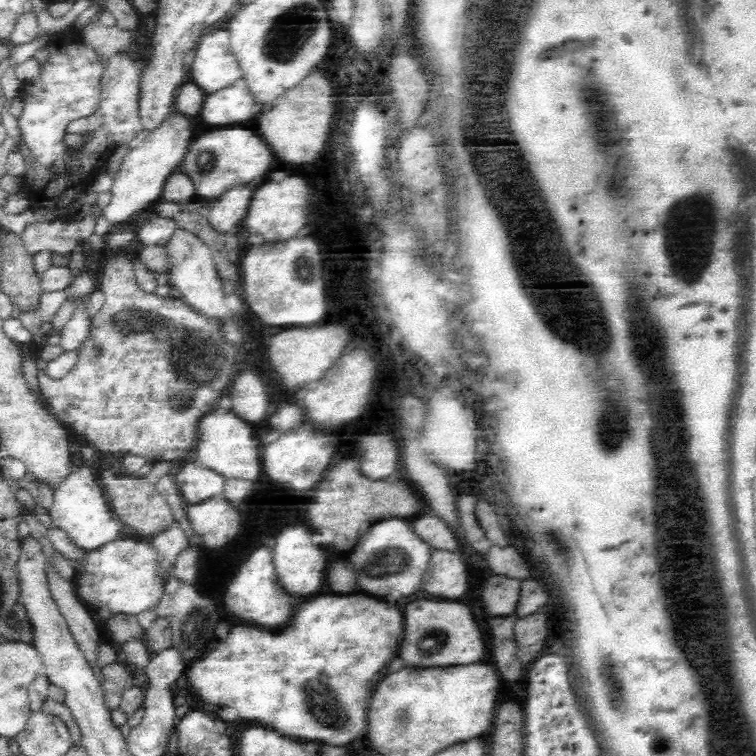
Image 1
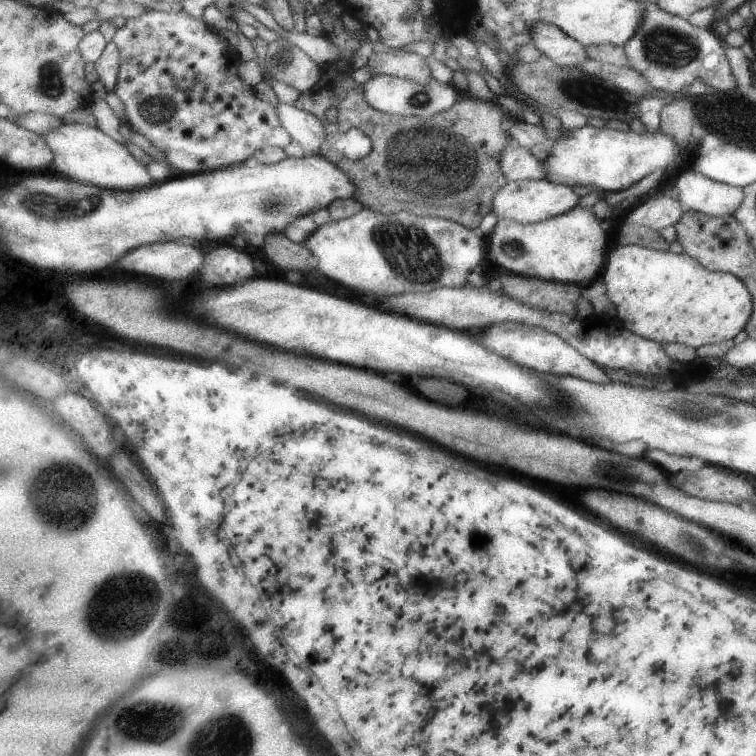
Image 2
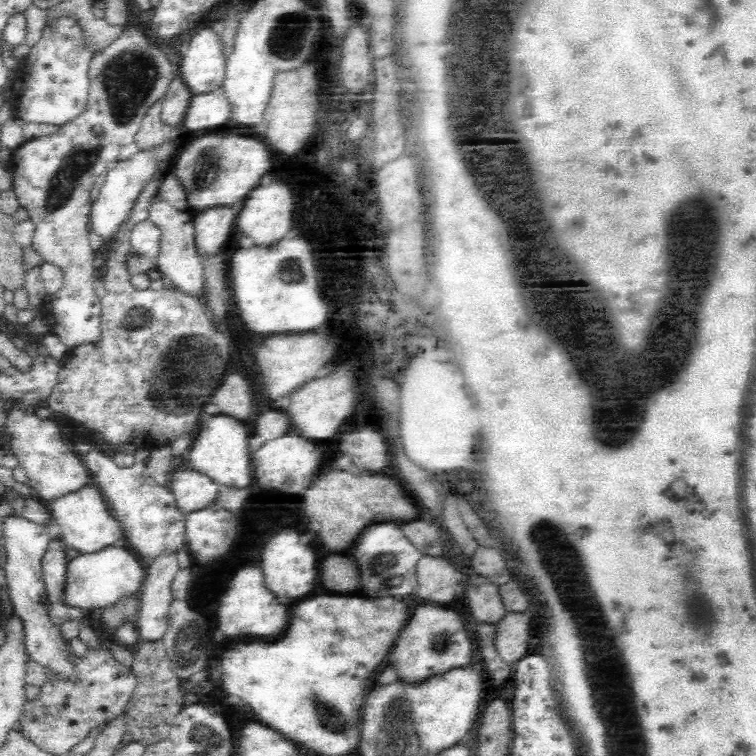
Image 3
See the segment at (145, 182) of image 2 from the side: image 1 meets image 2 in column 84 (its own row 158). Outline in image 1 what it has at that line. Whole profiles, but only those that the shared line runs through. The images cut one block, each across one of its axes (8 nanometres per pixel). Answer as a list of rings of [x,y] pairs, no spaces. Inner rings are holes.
[[[173,109],[160,129],[147,134],[145,140],[136,148],[130,148],[109,188],[109,201],[100,212],[111,227],[128,220],[128,217],[135,212],[148,208],[150,203],[161,200],[166,179],[177,170],[177,166],[182,162],[190,143],[196,136],[196,132],[192,130],[198,124],[194,122],[197,121],[189,120],[184,114],[175,112]]]

